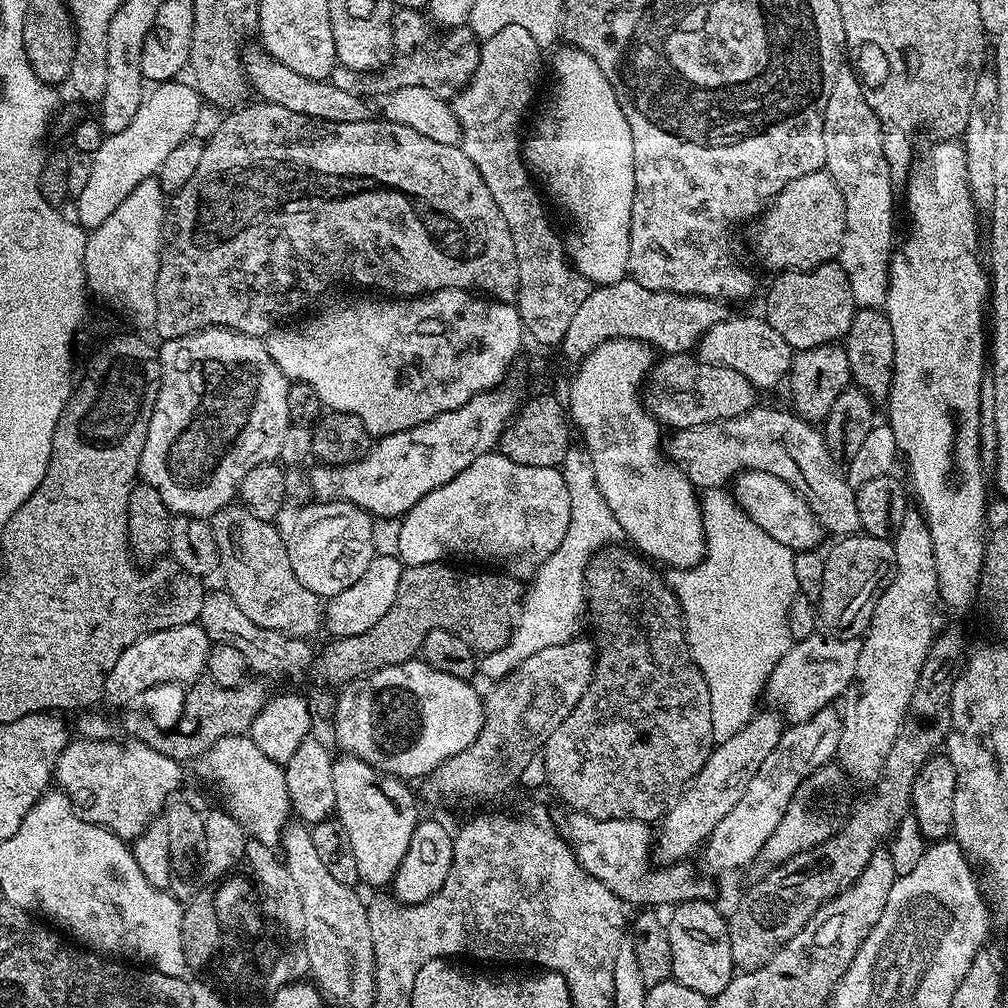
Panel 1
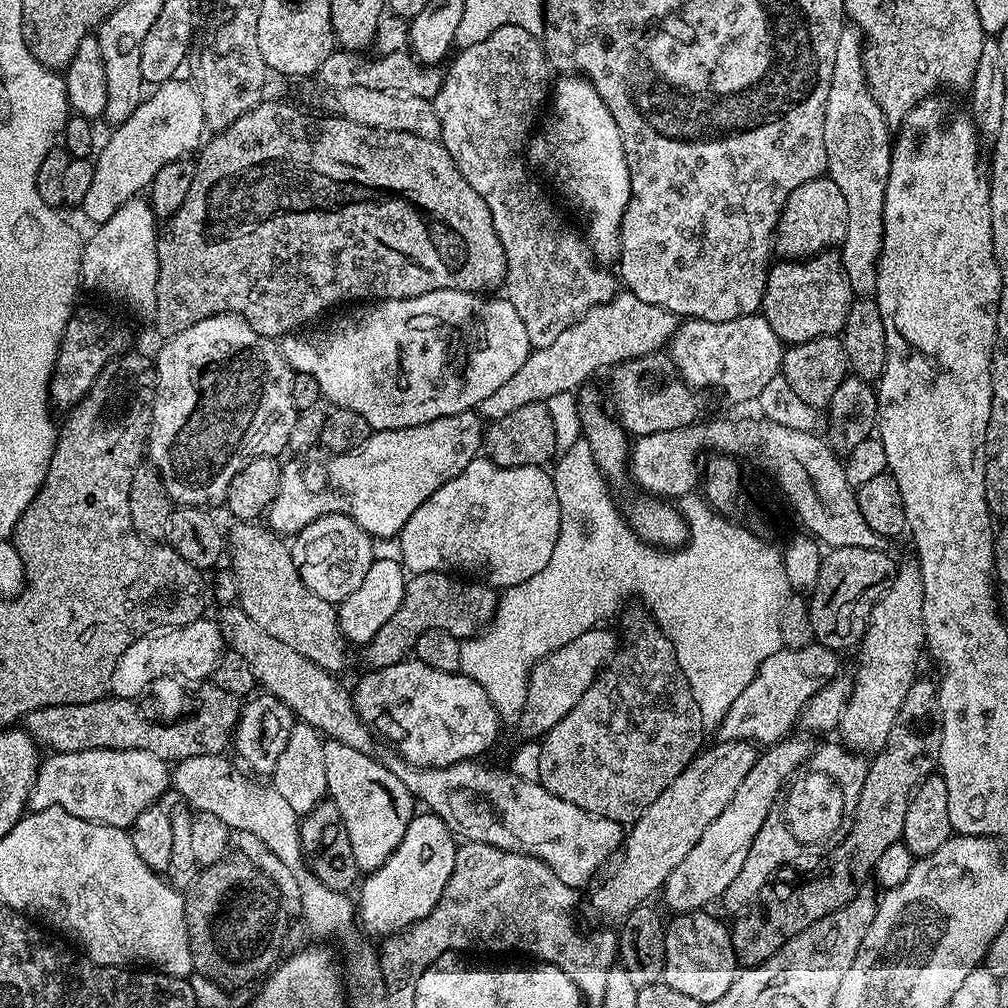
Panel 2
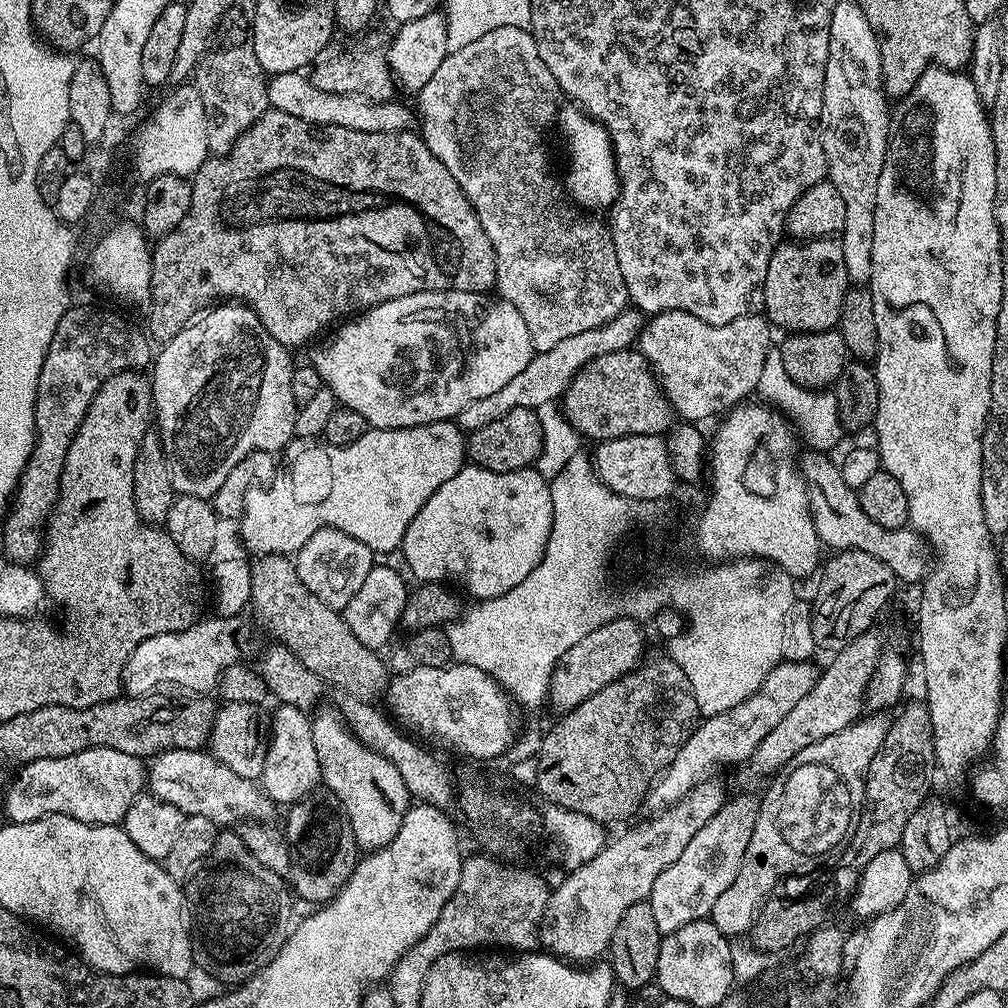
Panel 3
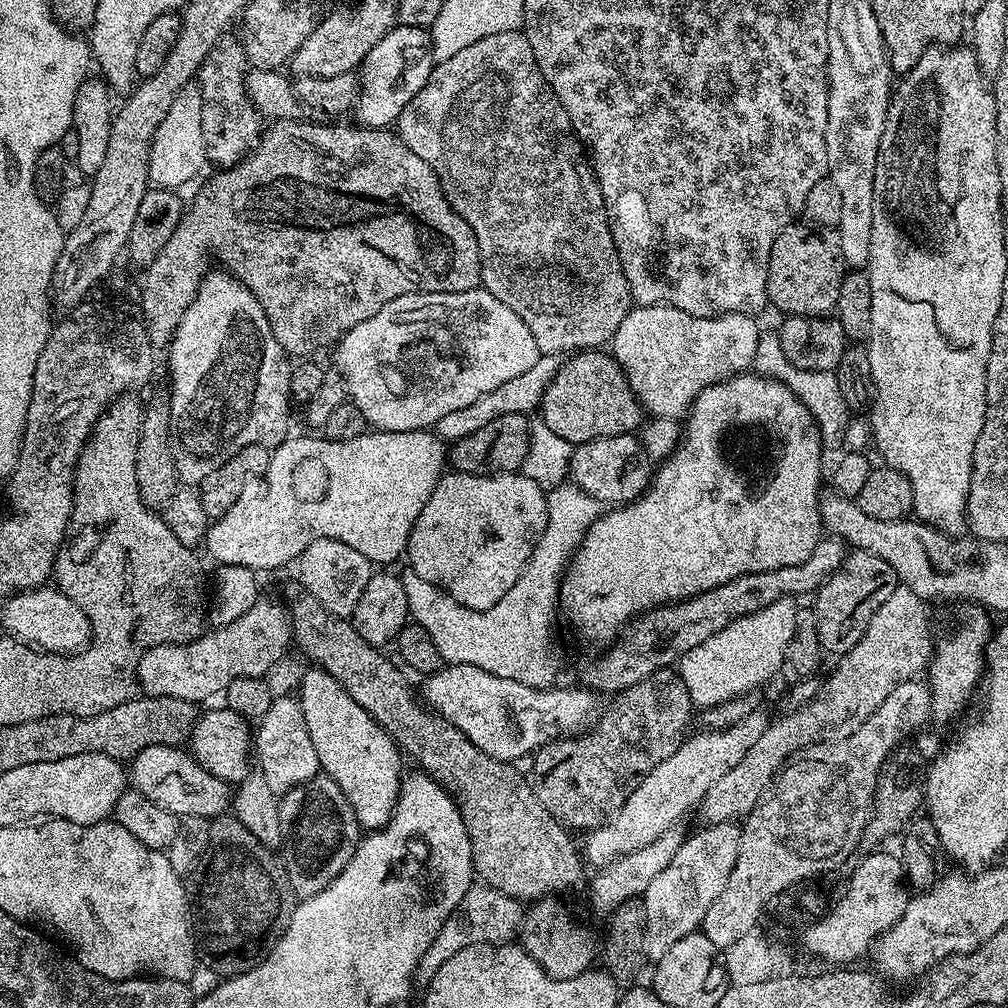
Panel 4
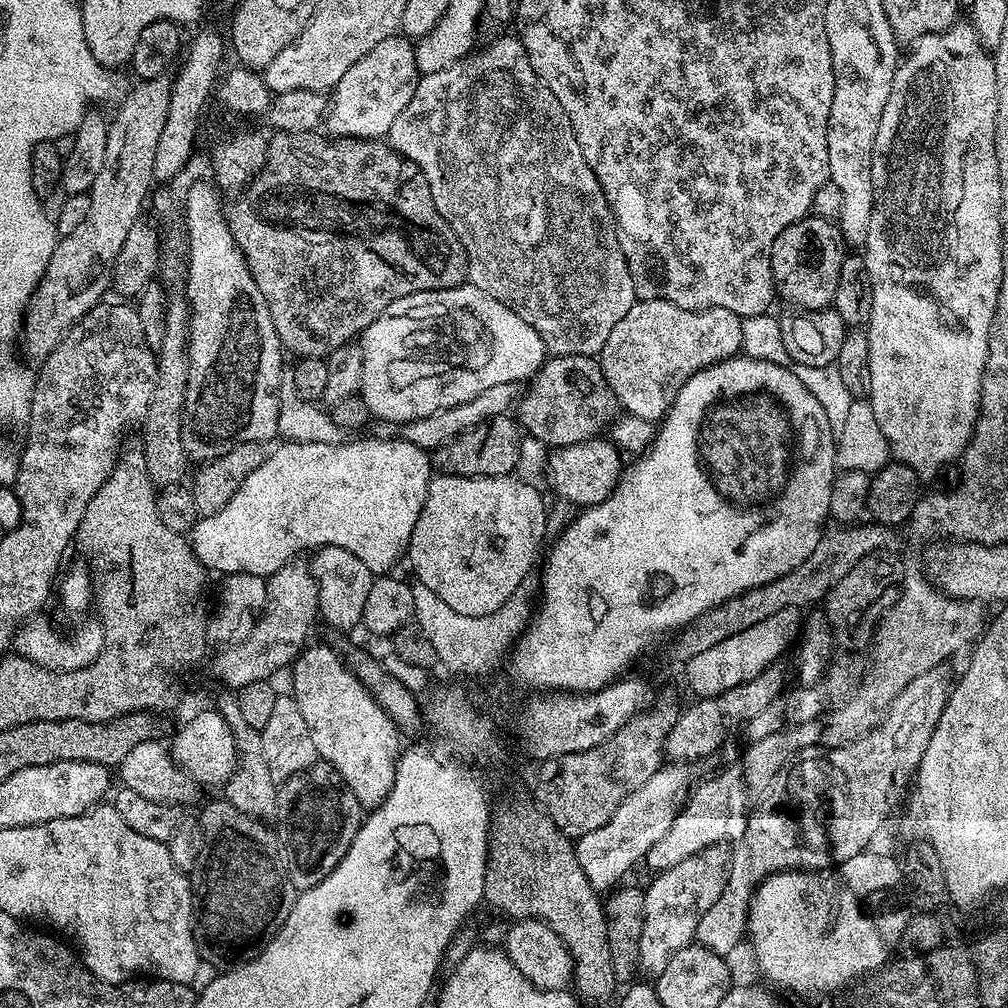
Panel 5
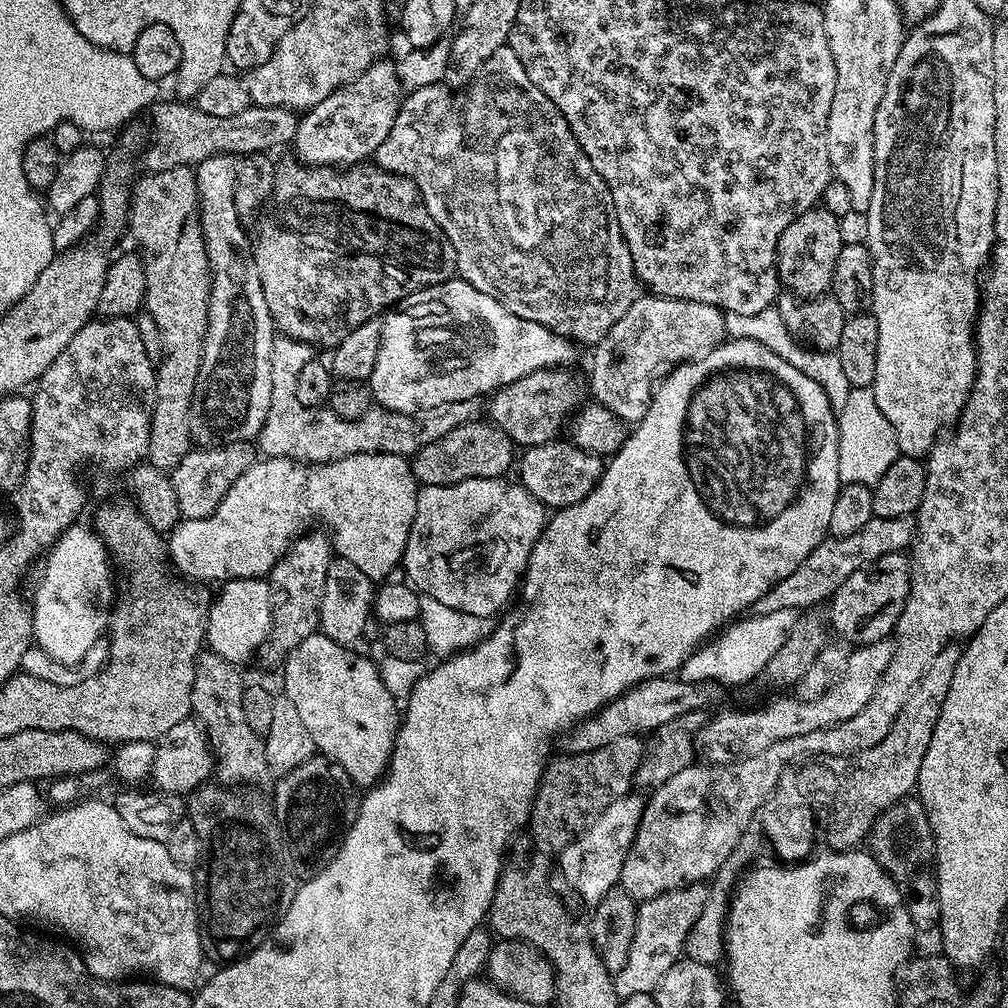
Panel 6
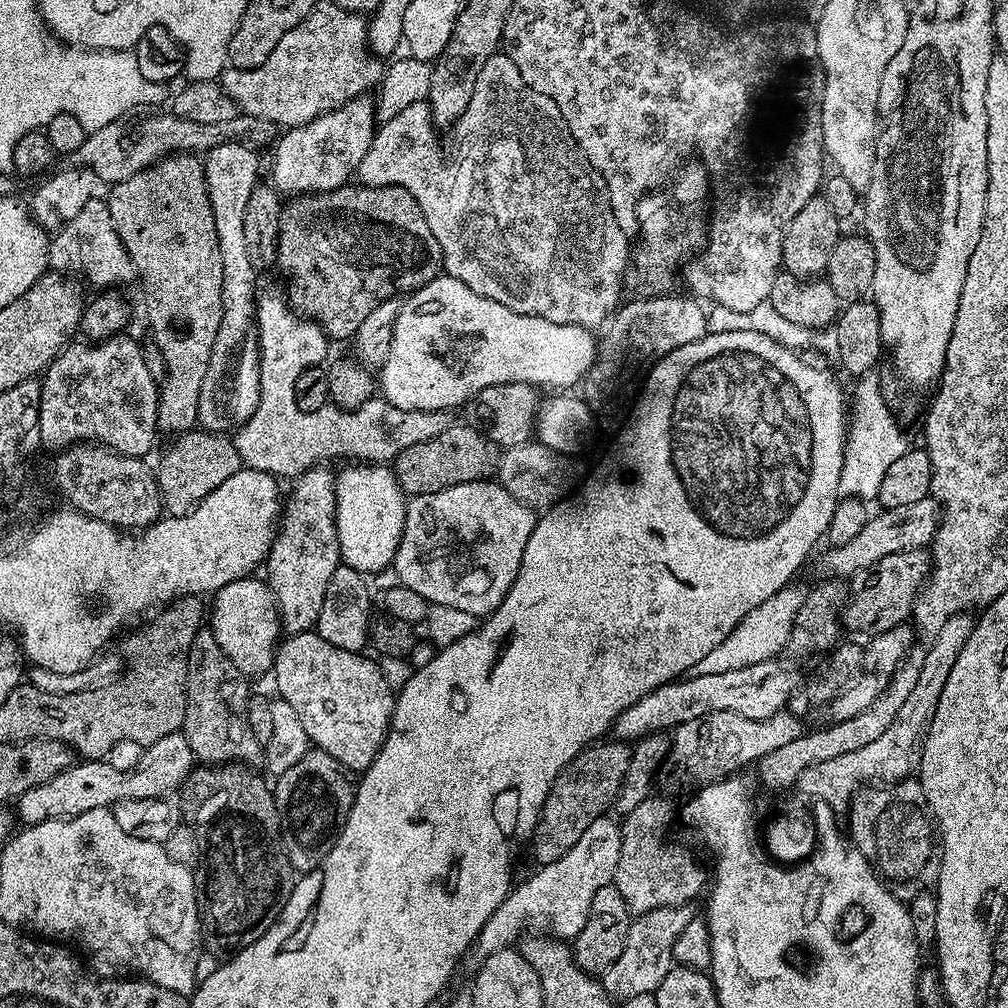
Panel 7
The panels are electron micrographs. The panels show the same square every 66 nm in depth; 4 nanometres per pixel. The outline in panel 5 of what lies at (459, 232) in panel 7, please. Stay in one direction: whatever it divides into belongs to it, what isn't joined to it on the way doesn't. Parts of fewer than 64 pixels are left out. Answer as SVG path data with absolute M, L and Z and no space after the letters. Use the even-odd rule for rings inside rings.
M515 35L500 36L493 44L486 45L481 52L473 51L457 64L451 64L446 70L421 75L416 82L414 98L410 98L410 102L406 102L406 110L402 110L398 118L394 118L394 126L390 126L386 140L405 160L414 162L426 178L430 186L430 198L434 198L438 214L442 214L442 218L452 227L464 247L469 283L482 290L484 294L489 294L495 301L502 302L524 322L533 326L542 338L545 351L549 355L599 355L613 327L626 316L638 297L625 254L622 253L619 229L616 227L606 194L594 170L590 170L582 154L582 146L578 146L578 138L570 126L570 118L566 118L566 110L562 110L562 102L558 102L558 98L550 94L550 90L541 82L538 74L534 74L534 66L530 66L530 58L519 38Z

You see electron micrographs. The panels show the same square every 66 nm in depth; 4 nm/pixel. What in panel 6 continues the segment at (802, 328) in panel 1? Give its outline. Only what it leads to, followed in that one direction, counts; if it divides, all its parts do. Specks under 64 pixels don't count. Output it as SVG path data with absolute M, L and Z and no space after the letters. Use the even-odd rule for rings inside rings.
M813 206L806 210L786 230L782 230L782 238L778 238L776 247L776 273L780 276L780 283L787 291L794 296L811 298L814 296L823 296L832 287L834 278L834 262L838 262L838 254L843 250L846 237L840 233L841 217L827 212L823 206Z

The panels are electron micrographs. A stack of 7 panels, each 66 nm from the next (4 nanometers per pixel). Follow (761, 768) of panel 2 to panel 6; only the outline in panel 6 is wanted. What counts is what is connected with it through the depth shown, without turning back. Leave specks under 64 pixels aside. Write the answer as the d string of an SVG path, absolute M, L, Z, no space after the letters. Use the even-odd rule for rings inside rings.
M704 882L686 884L682 888L675 888L669 892L662 893L660 896L645 900L637 907L634 942L630 942L630 954L626 958L626 966L622 966L622 970L614 973L616 993L619 996L623 998L634 994L655 993L658 982L662 982L666 970L670 970L670 966L674 966L674 962L681 959L684 943L686 942L686 934L690 934L690 926L694 926L694 922L698 922L698 914L702 914L702 910L708 907L710 899L710 888L708 892L708 886Z

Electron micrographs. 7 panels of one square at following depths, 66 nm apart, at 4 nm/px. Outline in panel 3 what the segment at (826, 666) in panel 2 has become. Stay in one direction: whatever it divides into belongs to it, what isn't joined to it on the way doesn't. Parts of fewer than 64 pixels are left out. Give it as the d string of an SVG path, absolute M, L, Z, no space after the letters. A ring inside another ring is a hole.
M784 660L769 670L760 687L745 700L722 714L701 719L682 746L682 750L678 750L674 762L656 777L655 784L649 788L646 797L646 808L649 808L649 813L659 814L665 808L677 804L694 786L713 775L716 764L743 765L747 762L762 742L762 738L766 738L766 734L770 734L770 730L774 730L774 726L778 726L778 722L786 718L786 714L790 714L790 709L803 696L810 694L810 686L814 686L818 675L818 668L814 665L815 663L807 660Z

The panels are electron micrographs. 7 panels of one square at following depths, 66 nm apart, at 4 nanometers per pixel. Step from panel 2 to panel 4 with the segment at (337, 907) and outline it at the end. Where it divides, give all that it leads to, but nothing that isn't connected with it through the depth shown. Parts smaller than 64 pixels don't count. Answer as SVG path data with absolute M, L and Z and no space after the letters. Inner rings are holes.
M146 746L130 761L130 784L135 791L146 794L150 802L170 810L176 816L207 816L215 818L229 811L233 789L222 778L214 778L193 757L191 751L174 746Z

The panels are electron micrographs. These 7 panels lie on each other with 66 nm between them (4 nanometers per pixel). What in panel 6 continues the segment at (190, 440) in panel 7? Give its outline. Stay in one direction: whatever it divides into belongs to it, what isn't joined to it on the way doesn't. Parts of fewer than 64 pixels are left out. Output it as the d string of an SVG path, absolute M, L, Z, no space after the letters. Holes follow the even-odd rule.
M239 440L233 444L193 447L170 472L174 494L178 494L181 517L184 520L197 520L212 516L222 498L226 498L230 486L234 486L234 482L238 482L238 478L242 478L242 474L246 474L246 470L250 470L257 459L257 449L247 440Z

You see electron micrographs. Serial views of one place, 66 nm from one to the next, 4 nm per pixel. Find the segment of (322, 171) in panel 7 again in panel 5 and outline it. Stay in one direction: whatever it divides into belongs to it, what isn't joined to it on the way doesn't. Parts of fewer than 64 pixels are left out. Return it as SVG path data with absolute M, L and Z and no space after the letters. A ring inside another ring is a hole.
M397 34L378 42L370 54L358 58L346 74L331 89L327 101L327 113L323 127L332 138L349 140L378 140L387 137L394 118L406 110L406 102L414 98L418 73L416 71L416 50L411 39Z

